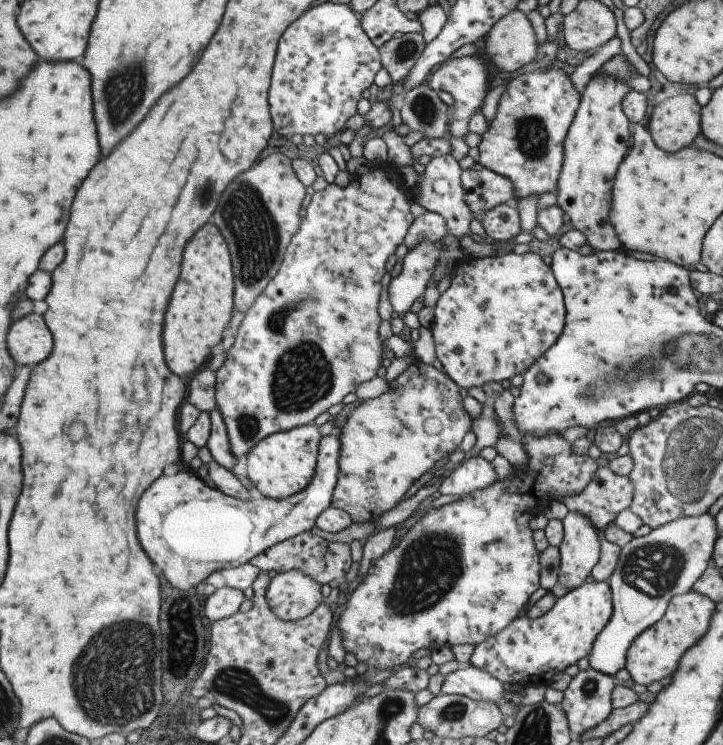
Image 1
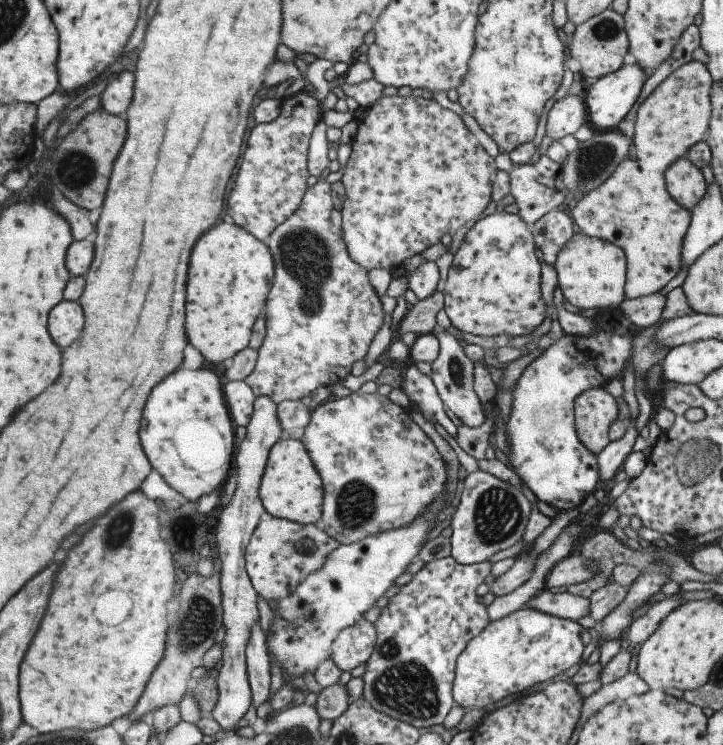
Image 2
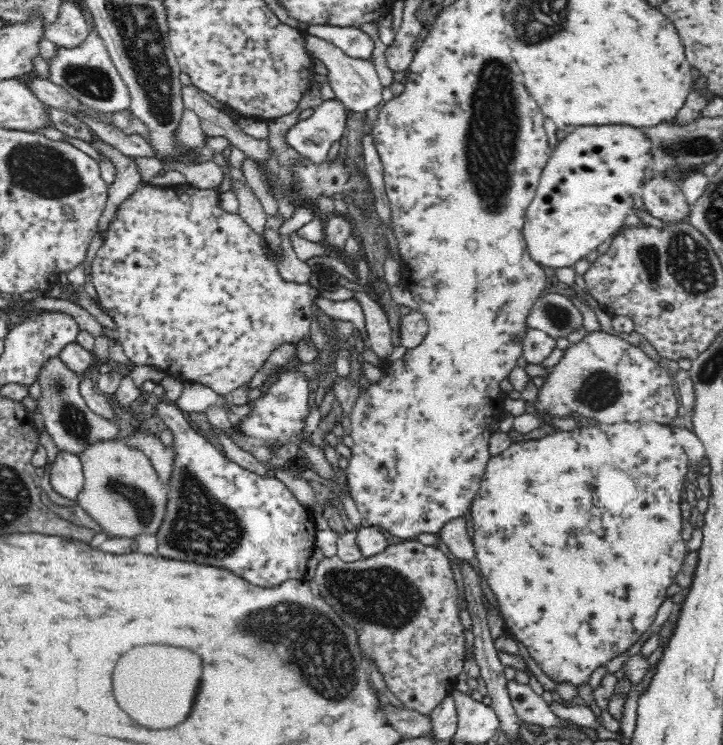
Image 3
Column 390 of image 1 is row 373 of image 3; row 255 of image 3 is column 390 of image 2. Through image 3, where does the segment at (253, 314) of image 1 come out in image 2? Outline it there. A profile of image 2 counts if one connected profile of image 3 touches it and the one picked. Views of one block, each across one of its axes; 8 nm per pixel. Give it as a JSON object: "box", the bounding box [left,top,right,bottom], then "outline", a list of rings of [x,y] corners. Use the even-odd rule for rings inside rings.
{"box":[341,95,500,272],"outline":[[[398,95],[382,96],[373,106],[365,109],[364,114],[358,119],[358,123],[358,133],[354,136],[351,144],[352,154],[342,179],[346,189],[346,200],[344,200],[344,207],[341,210],[343,219],[342,232],[350,257],[366,271],[381,268],[392,272],[403,266],[407,258],[412,258],[413,255],[417,255],[428,247],[436,245],[443,235],[450,234],[452,236],[464,224],[480,219],[482,213],[486,211],[492,201],[495,179],[500,170],[496,167],[495,159],[484,151],[476,136],[467,130],[463,119],[456,112],[440,106],[434,99],[425,100],[424,98],[416,98],[413,95],[408,97]]]}

